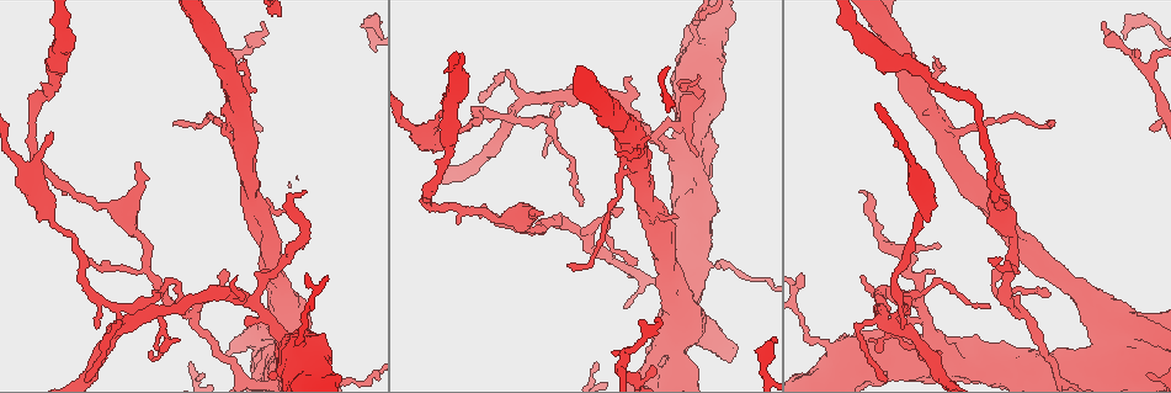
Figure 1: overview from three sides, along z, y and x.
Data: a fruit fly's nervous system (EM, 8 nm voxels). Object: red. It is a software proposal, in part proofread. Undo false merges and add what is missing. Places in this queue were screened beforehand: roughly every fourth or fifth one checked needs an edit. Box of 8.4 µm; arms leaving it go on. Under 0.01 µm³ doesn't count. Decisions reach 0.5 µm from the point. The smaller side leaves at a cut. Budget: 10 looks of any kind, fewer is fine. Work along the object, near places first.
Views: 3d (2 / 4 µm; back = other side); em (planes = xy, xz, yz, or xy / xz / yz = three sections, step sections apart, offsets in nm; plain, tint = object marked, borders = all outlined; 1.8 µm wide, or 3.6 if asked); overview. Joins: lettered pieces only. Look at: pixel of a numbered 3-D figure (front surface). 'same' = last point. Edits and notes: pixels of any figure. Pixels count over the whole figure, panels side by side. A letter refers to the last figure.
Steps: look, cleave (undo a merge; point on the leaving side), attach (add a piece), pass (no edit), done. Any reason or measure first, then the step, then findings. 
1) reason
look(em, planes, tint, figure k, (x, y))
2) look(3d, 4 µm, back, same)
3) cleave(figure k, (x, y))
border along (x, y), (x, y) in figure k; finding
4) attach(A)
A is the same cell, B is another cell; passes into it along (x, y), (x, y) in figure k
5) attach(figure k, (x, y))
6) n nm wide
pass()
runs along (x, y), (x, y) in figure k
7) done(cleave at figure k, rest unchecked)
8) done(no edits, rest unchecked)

sharp bend
look(em, planes, tint, figure 1, (586, 239))

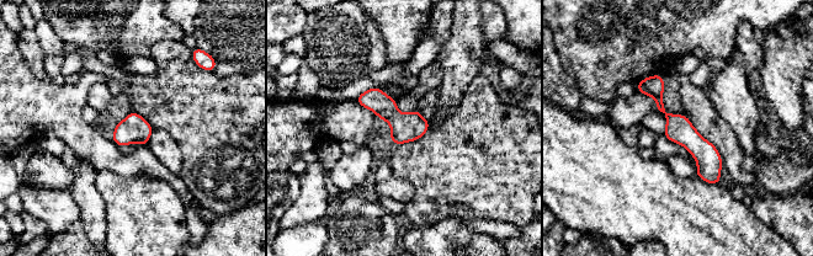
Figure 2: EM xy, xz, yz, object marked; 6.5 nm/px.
see the neighbours
look(em, planes, borders, same)

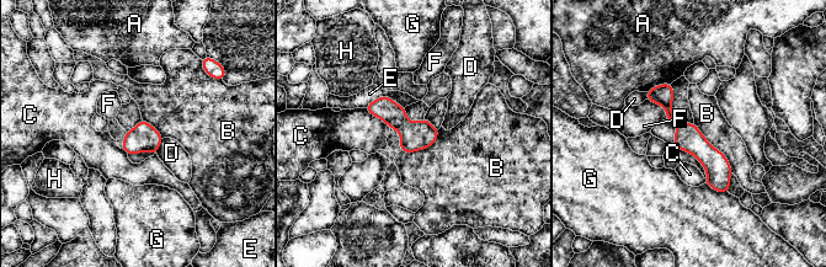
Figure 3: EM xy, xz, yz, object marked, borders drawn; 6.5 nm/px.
B touches over 420 nm
pass()
A, B, C, D, E, F, G and H are other cells; border along (694, 122), (726, 158), (733, 172) in figure 3; all the same neuron

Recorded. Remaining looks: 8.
sudden change in width
look(3d, 4 µm, figure 1, (1153, 340))

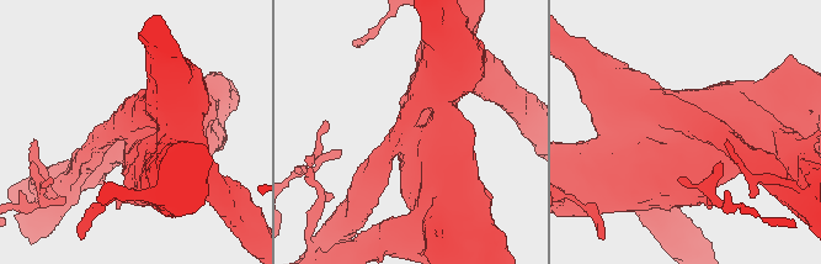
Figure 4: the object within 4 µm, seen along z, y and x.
3 arms; arms of 300, 420, 800 nm; now the EM
look(em, 3.6 µm, planes, borders, figure 4, (416, 132))

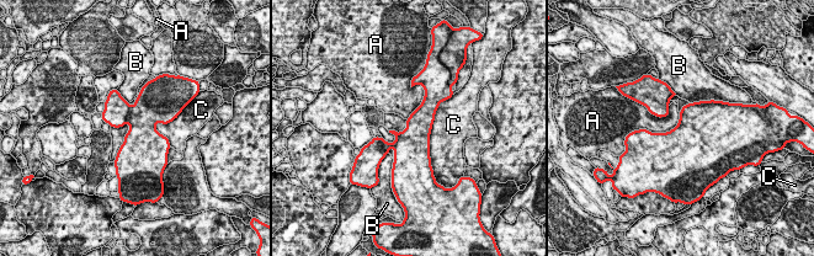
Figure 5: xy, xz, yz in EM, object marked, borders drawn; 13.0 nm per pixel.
380 nm wide
cleave(figure 5, (116, 111))
A, B and C are other cells; border along (131, 107), (126, 122) in figure 5; two neurons meet here

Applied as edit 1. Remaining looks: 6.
look(3d, 4 µm, figure 1, (514, 105))

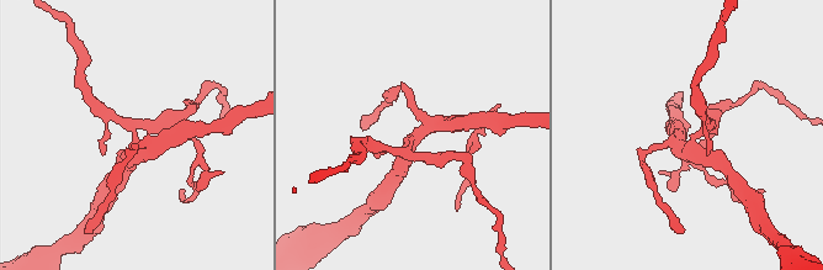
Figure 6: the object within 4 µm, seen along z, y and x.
shape alone is not enough
look(em, planes, borders, figure 6, (693, 148))

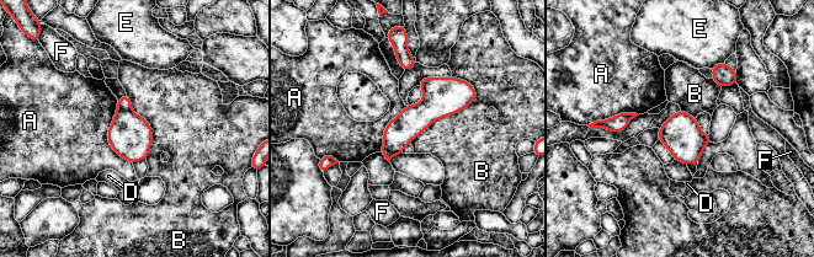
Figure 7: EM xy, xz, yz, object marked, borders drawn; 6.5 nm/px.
cleave(figure 7, (124, 102))
A, B, D, E and F are other cells; border along (117, 107), (131, 110) in figure 7; a second neuron is stuck on

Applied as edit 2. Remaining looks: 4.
redraw
look(overview)

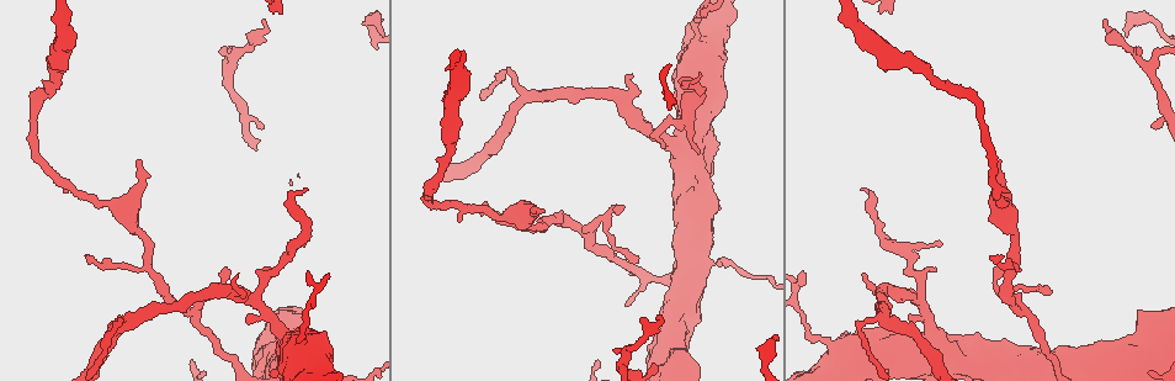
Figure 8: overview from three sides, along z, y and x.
thick turns thin
look(em, planes, borders, figure 8, (911, 60))

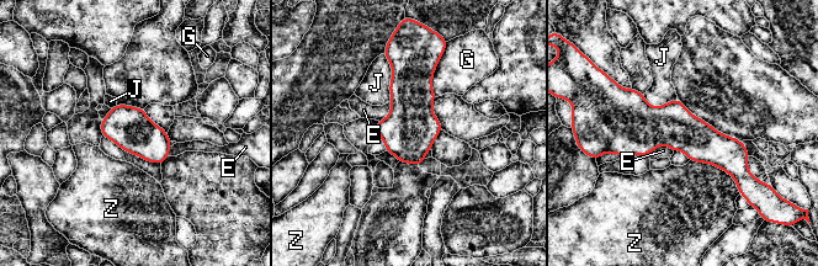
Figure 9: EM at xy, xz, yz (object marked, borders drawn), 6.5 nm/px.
pass()
E, G, J and Z are other cells; runs along (611, 124), (675, 126), (745, 173) in figure 9; one neuron here

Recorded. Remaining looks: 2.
done(cleave at figure 5, cleave at figure 7, rest unchecked)

